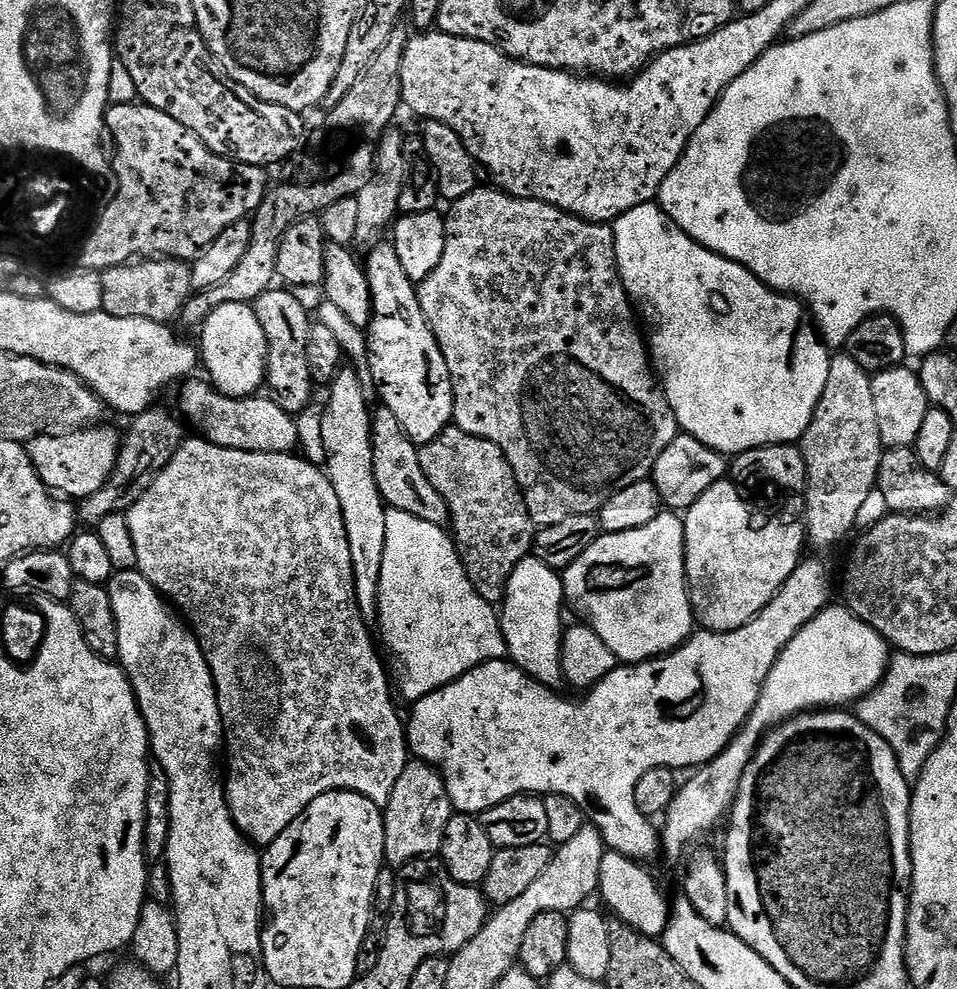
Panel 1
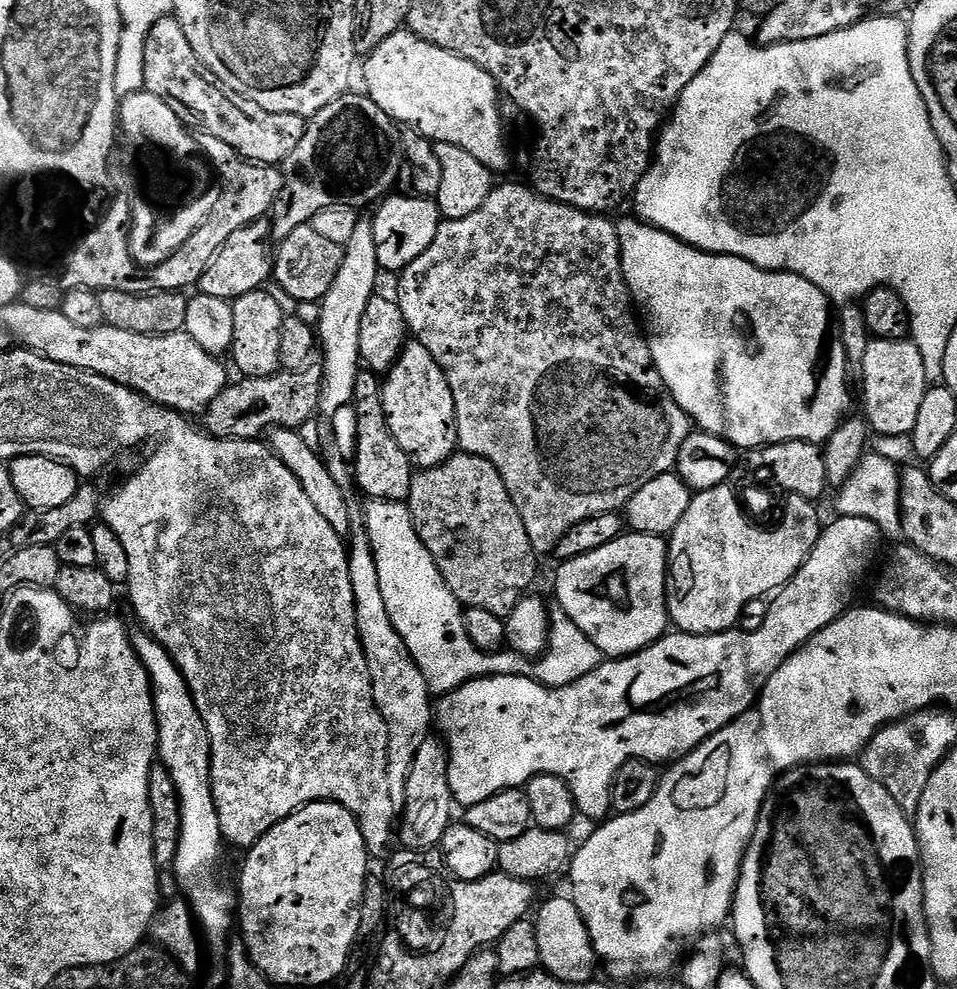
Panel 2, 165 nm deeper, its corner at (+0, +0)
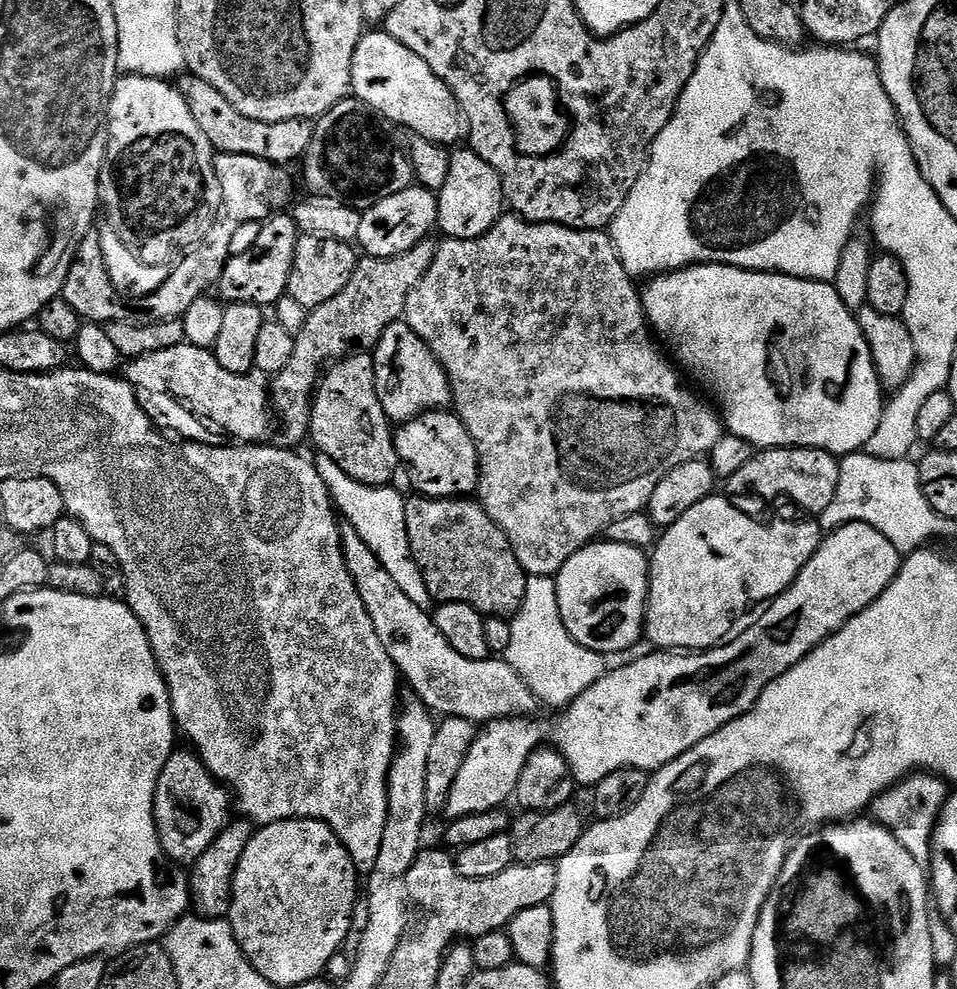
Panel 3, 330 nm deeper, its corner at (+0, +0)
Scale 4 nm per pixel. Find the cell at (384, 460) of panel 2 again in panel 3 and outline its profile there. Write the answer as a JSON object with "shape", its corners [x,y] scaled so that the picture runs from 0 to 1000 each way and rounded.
{"shape":[[[376,354],[350,365],[335,379],[330,399],[326,401],[324,445],[366,483],[382,491],[400,493],[409,490],[414,476],[419,476],[412,429],[403,415],[399,415],[399,406],[395,406],[391,366],[383,355]]]}

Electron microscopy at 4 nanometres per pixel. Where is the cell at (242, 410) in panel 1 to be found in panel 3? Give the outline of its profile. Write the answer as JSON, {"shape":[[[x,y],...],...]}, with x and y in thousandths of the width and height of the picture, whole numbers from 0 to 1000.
{"shape":[[[363,528],[355,531],[355,551],[362,568],[362,576],[366,576],[366,582],[370,584],[370,593],[378,605],[378,613],[382,613],[382,621],[387,621],[387,629],[391,629],[391,637],[395,637],[395,645],[399,645],[399,653],[403,653],[403,659],[414,670],[415,678],[424,689],[425,695],[427,692],[435,699],[432,700],[434,707],[440,708],[448,718],[461,725],[487,726],[498,734],[512,728],[530,728],[537,724],[552,726],[559,721],[556,719],[562,715],[560,703],[543,685],[541,677],[537,677],[537,673],[533,673],[526,665],[496,667],[479,661],[479,657],[474,657],[474,653],[470,653],[466,645],[462,645],[462,637],[458,637],[452,620],[447,615],[439,615],[416,593],[416,589],[412,588],[411,581],[396,567],[393,559],[382,552],[382,548],[378,546],[374,537]]]}

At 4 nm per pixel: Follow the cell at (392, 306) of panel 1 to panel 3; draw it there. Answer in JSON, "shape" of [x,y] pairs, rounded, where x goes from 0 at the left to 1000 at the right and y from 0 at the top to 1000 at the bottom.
{"shape":[[[452,415],[442,417],[431,425],[421,426],[413,434],[414,454],[418,460],[418,468],[424,474],[436,498],[440,502],[451,502],[455,506],[489,504],[501,494],[502,468],[495,447],[487,435],[487,431],[472,415]]]}

